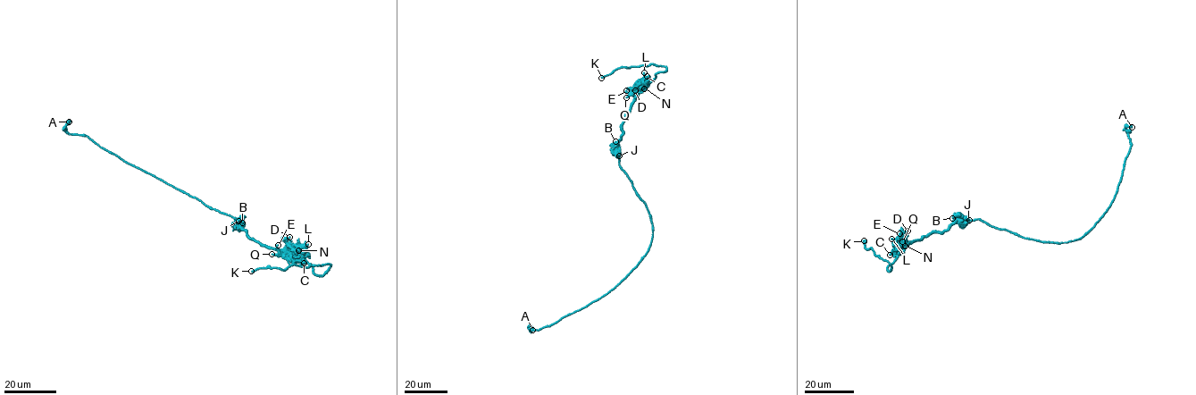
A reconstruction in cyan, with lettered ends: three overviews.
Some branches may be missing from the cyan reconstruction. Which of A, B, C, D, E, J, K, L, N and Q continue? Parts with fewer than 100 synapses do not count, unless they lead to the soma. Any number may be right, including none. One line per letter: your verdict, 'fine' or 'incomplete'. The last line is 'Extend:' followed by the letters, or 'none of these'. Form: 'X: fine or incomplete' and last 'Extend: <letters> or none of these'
A: fine
B: fine
C: fine
D: fine
E: fine
J: fine
K: incomplete
L: fine
N: fine
Q: fine
Extend: K

